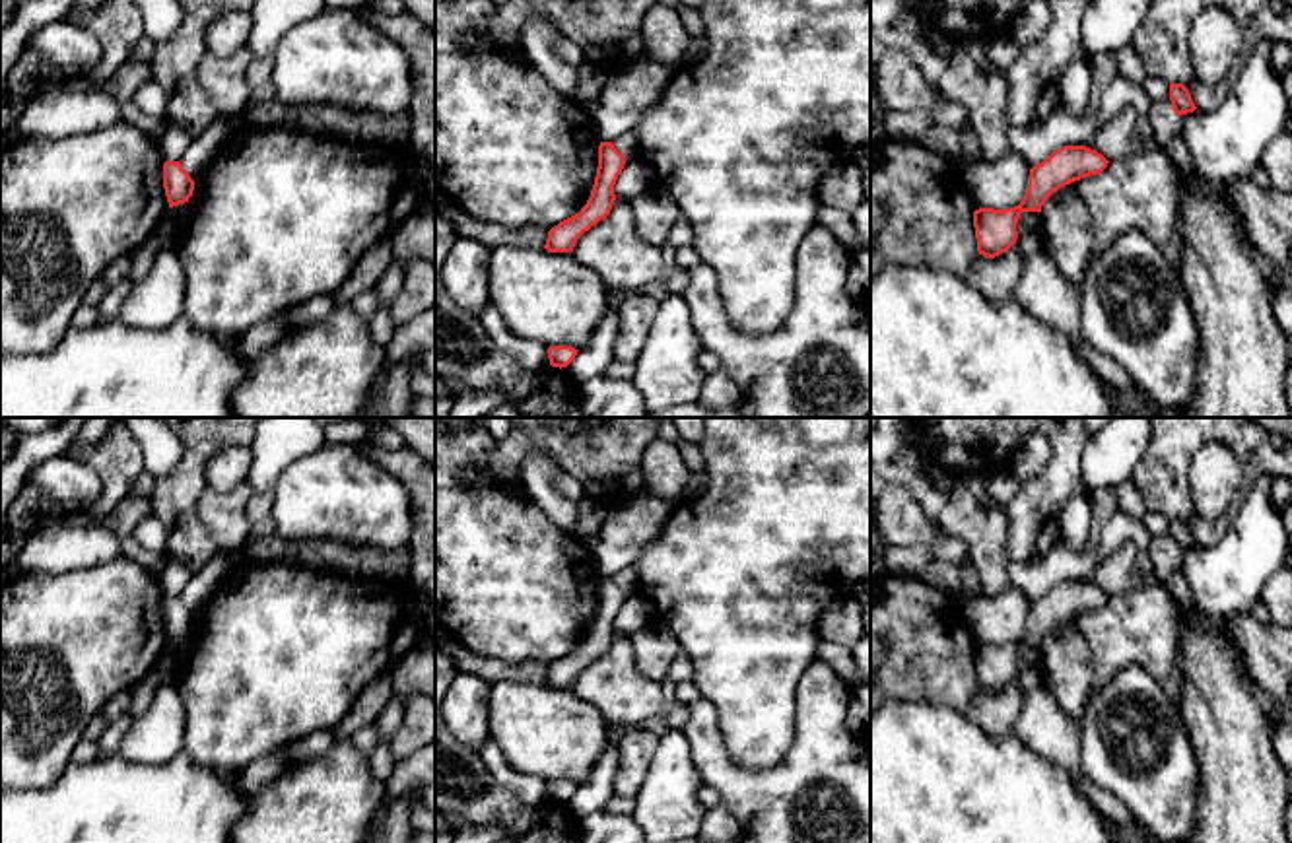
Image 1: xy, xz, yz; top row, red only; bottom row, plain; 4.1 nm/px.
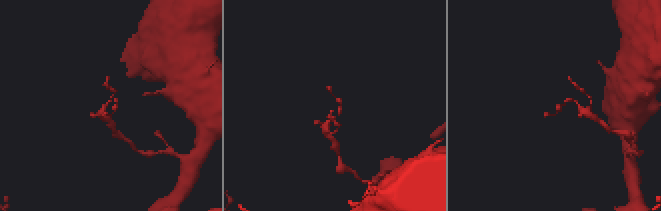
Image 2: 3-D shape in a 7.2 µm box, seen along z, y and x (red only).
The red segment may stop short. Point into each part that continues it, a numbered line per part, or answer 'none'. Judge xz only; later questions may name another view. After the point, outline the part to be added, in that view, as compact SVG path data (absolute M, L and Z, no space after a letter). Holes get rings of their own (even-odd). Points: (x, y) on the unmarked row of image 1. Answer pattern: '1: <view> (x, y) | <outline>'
none

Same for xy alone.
none

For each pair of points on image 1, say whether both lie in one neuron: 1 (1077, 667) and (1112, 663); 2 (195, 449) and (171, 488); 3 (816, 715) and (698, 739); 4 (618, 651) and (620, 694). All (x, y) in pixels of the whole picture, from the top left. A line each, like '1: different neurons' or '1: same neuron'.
1: different neurons
2: same neuron
3: same neuron
4: same neuron

